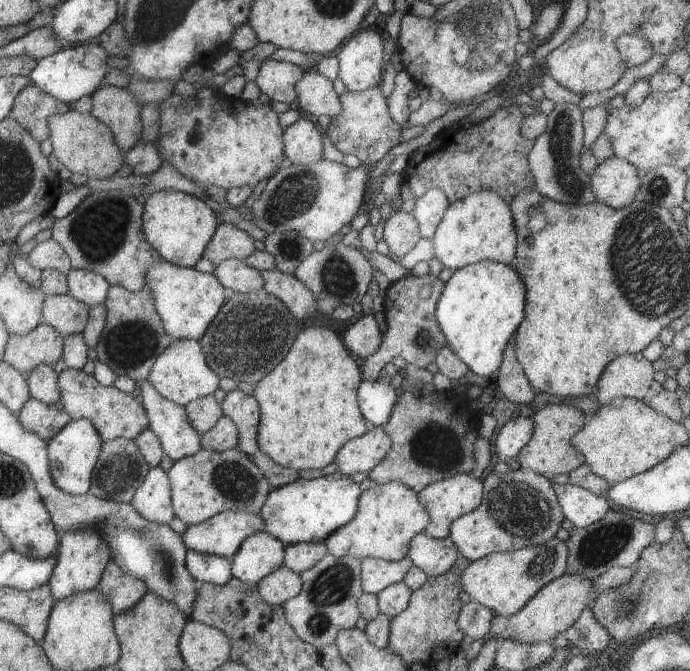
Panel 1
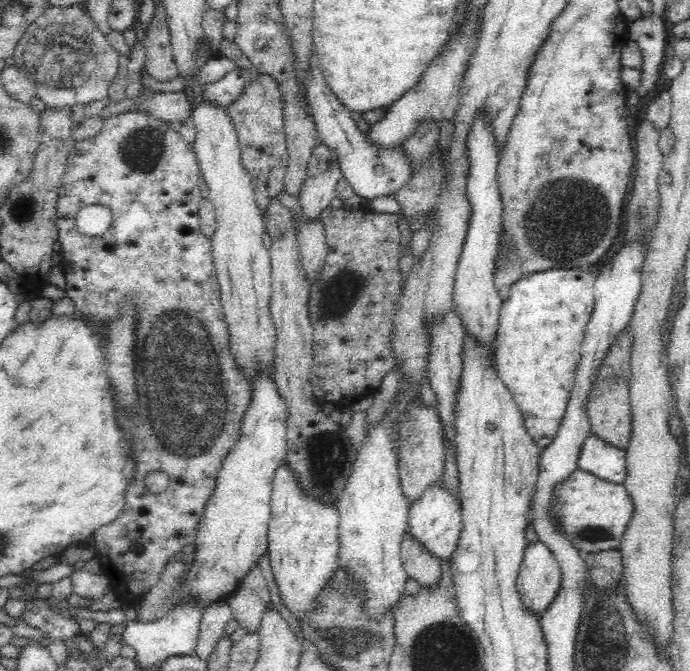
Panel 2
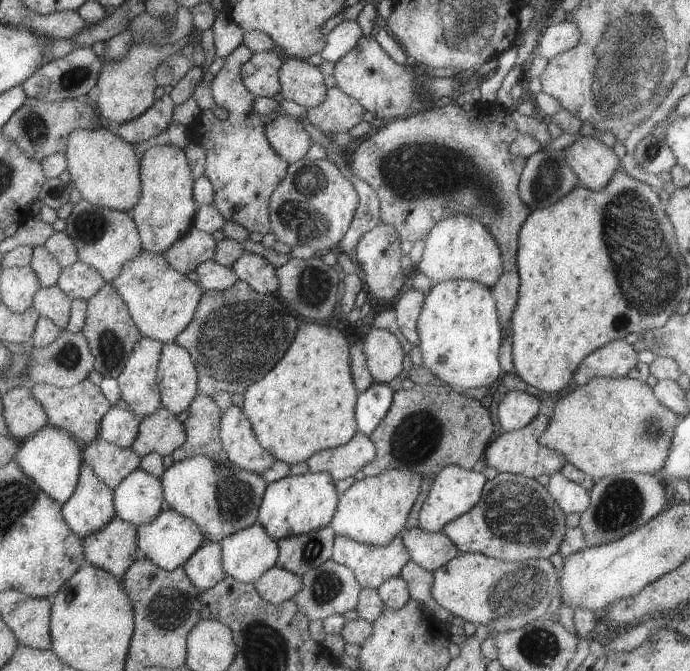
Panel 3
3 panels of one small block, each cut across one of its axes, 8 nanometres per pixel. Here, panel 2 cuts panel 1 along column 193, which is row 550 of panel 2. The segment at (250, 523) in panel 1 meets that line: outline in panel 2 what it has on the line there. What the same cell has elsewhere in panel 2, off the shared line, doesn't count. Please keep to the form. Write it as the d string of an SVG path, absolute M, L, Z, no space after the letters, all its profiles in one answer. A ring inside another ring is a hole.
M539 540L527 541L517 574L517 589L528 611L541 616L556 596L560 583L561 570L550 548Z

